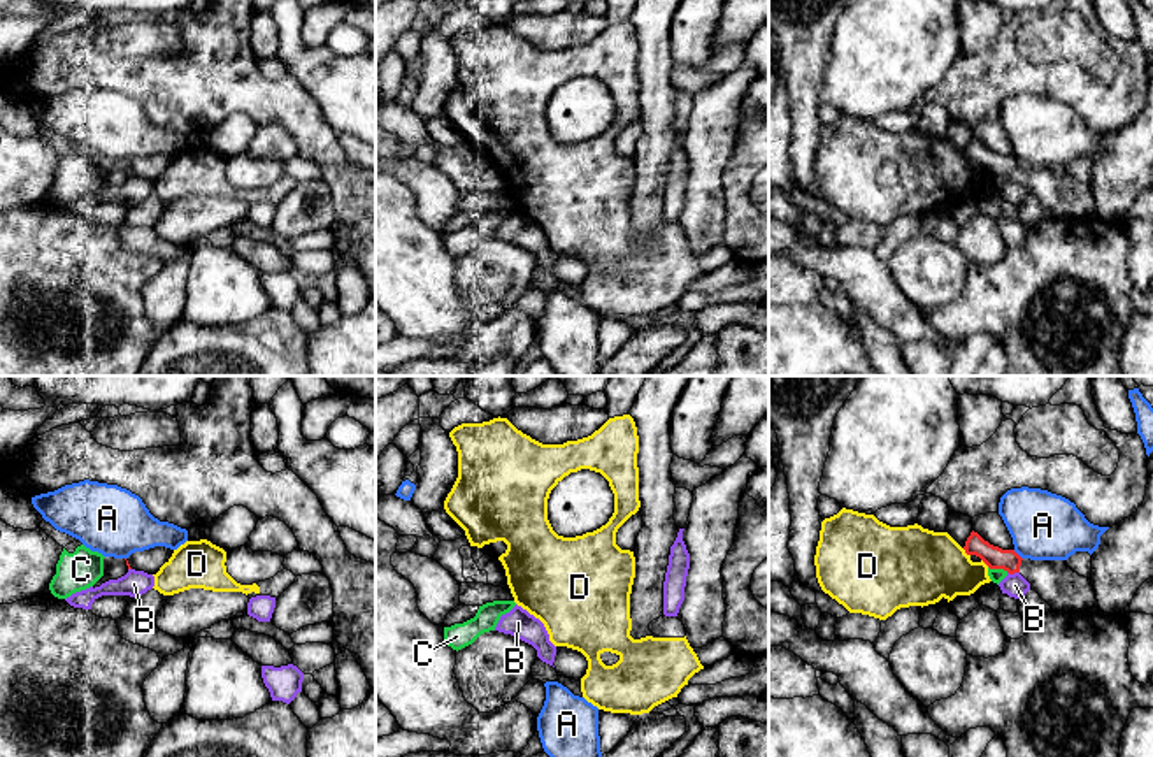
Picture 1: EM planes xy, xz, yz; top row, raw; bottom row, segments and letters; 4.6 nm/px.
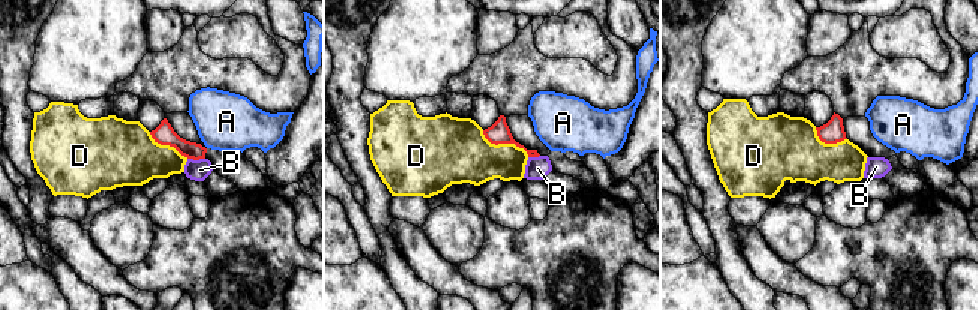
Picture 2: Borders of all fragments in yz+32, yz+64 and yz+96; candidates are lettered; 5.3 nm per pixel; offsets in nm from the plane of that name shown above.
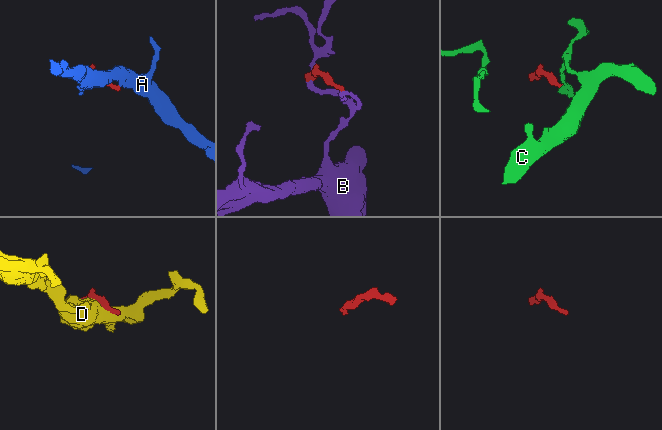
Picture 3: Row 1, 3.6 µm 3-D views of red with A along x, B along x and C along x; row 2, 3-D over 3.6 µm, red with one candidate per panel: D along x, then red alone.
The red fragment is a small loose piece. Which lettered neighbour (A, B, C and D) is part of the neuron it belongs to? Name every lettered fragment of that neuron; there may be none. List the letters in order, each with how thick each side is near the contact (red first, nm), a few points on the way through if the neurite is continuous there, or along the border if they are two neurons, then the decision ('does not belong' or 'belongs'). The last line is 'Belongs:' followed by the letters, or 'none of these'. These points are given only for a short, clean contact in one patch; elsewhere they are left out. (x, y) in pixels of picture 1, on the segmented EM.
A: 100 nm thick on the red side, 300 nm on the other; does not belong
B: 100 nm thick on the red side, 110 nm on the other; does not belong
C: 100 nm thick on the red side, 60 nm on the other; does not belong
D: 100 nm thick on the red side, 360 nm on the other; does not belong
Belongs: none of these

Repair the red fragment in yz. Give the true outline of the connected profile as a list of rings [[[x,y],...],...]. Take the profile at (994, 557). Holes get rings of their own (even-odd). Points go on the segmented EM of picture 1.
[[[970,532],[963,546],[967,555],[979,557],[990,569],[1020,573],[1053,611],[1085,613],[1095,608],[1092,580],[1074,573],[1065,560],[1021,559],[1014,550],[1002,550]]]

